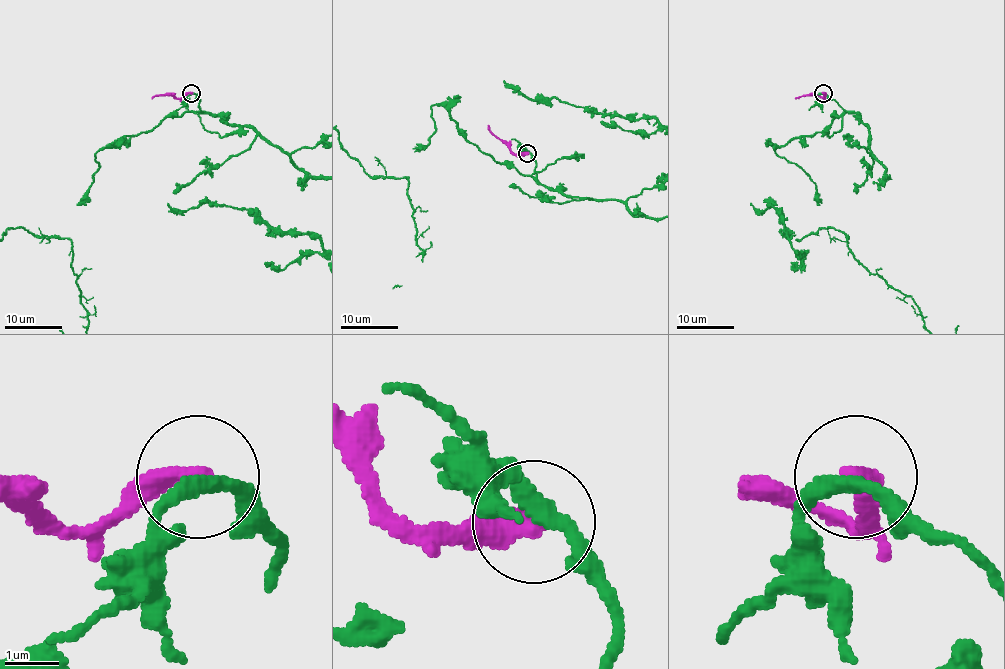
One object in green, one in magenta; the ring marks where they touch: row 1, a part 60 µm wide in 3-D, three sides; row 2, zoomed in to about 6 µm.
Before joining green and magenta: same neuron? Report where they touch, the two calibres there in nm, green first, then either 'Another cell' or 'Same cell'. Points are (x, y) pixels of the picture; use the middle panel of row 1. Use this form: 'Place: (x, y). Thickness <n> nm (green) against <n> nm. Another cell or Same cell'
Place: (527, 153). Thickness 280 nm (green) against 480 nm. Another cell

